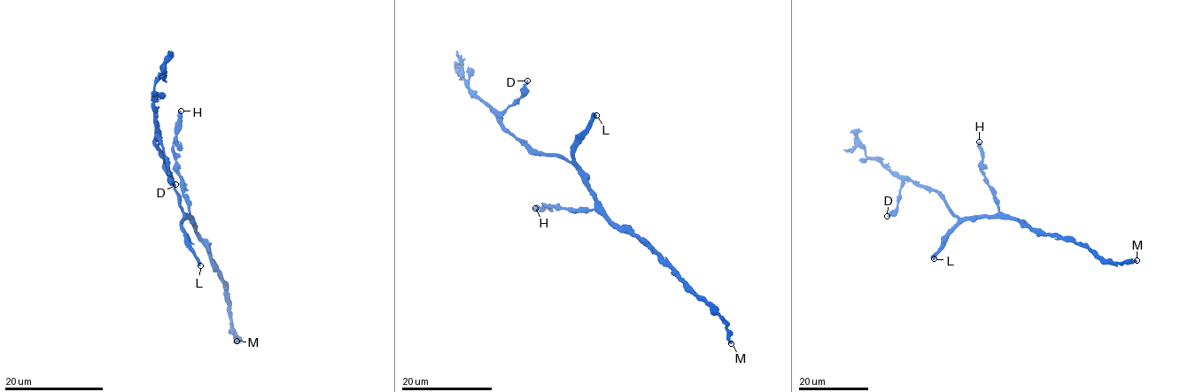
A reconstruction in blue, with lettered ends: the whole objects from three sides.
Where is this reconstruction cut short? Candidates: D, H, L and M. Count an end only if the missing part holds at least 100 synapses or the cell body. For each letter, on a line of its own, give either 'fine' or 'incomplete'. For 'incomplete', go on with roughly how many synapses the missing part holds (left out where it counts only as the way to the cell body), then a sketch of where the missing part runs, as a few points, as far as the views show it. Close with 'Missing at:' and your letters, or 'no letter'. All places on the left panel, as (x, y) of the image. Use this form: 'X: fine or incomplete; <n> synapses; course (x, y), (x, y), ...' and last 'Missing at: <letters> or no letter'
D: fine
H: fine
L: incomplete; 300 synapses
M: fine
Missing at: L

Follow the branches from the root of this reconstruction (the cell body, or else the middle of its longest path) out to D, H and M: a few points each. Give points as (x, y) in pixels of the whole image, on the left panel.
D: (192, 220), (184, 214), (174, 179), (155, 142), (159, 134), (167, 173), (175, 184)
H: (192, 220), (190, 222), (190, 203), (183, 195), (173, 147), (175, 122), (181, 111)
M: (192, 220), (190, 223), (200, 235), (221, 277), (235, 336), (237, 340), (234, 342), (236, 341)

